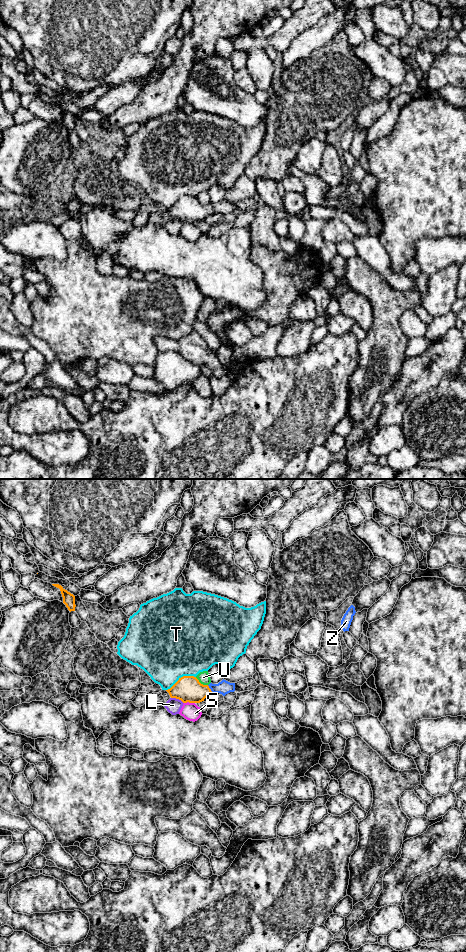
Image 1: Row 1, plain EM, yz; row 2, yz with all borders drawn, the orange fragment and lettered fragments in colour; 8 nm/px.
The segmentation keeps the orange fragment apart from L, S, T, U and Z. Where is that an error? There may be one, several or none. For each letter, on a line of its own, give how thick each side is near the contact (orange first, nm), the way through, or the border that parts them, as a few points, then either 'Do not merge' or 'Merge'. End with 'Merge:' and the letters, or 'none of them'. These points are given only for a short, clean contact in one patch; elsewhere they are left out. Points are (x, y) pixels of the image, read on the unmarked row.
L: Thickness 200 nm (orange) against 120 nm. Boundary: yz (171, 217), (178, 218), (183, 223). Do not merge
S: Thickness 200 nm (orange) against 140 nm. Do not merge
T: Thickness 200 nm (orange) against 500 nm. Do not merge
U: Thickness 200 nm (orange) against 90 nm. Do not merge
Z: Thickness 200 nm (orange) against 120 nm. Path across: yz (188, 208), (210, 209), (224, 207). Merge
Merge: Z

